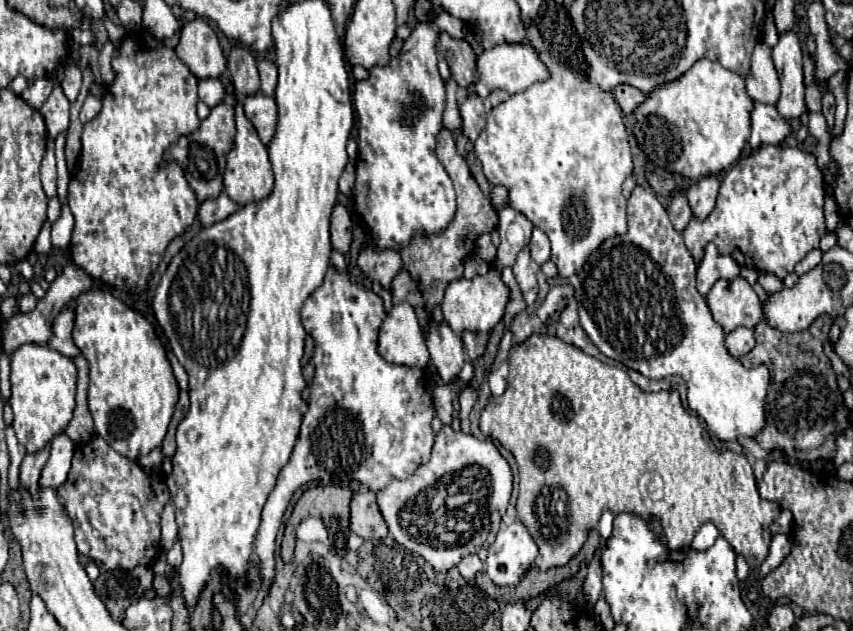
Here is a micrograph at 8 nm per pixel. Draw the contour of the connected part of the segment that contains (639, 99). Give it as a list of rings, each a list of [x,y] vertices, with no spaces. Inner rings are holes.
[[[617,85],[613,89],[613,95],[615,95],[615,101],[621,105],[625,115],[631,115],[647,99],[639,89],[635,89],[631,85]]]

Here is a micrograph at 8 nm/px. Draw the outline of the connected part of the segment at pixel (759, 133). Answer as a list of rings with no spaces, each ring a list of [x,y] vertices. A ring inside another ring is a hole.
[[[755,103],[751,111],[751,147],[757,147],[759,143],[781,143],[791,131],[791,121],[781,117],[773,105]]]

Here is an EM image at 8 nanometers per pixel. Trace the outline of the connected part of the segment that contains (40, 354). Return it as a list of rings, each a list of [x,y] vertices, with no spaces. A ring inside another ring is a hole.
[[[25,343],[11,353],[11,409],[13,429],[25,451],[39,451],[59,431],[65,431],[75,407],[77,369],[71,357],[61,355],[49,345]]]

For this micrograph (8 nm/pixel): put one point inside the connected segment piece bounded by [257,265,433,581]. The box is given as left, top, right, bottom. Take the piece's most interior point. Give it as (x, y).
(369, 419)

